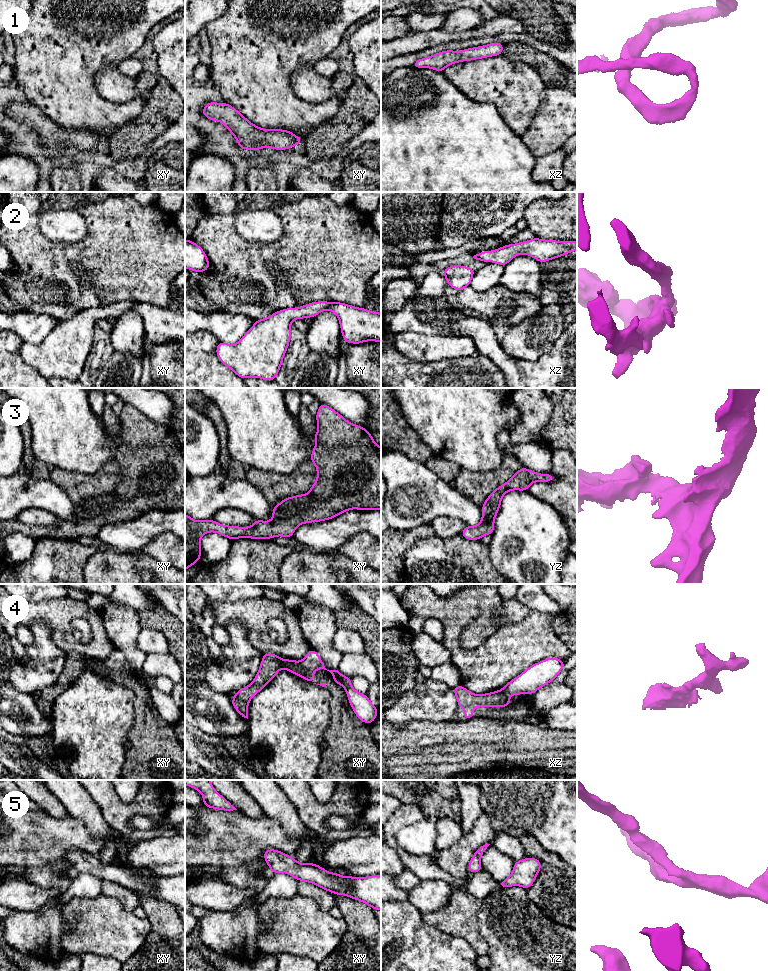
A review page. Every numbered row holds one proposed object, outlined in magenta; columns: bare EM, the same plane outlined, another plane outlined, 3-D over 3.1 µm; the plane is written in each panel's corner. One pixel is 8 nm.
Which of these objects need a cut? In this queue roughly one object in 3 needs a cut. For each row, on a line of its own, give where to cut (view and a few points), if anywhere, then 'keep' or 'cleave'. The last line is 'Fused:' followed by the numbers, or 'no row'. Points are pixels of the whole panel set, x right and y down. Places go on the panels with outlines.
1: no cut | keep
2: no cut | keep
3: no cut | keep
4: xy (299, 662), (313, 670) | cleave
5: no cut | keep
Fused: 4

